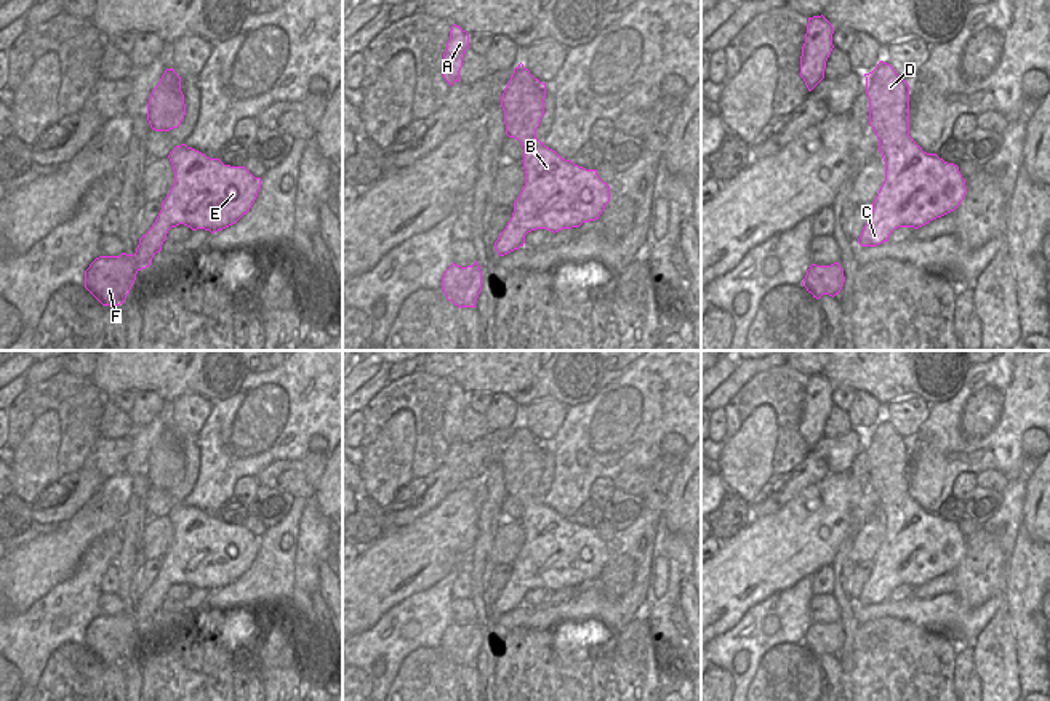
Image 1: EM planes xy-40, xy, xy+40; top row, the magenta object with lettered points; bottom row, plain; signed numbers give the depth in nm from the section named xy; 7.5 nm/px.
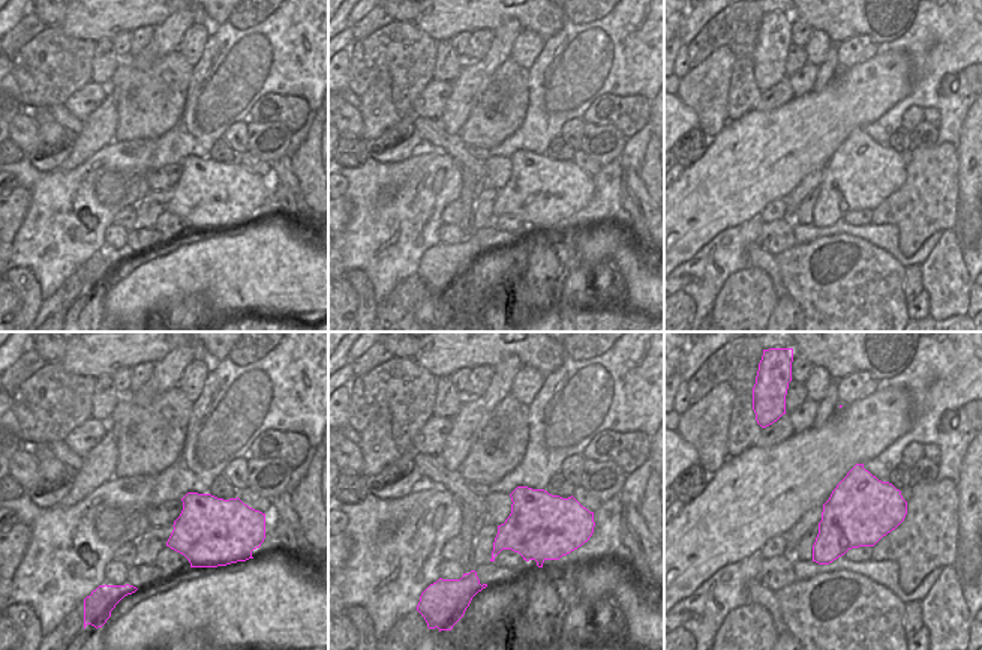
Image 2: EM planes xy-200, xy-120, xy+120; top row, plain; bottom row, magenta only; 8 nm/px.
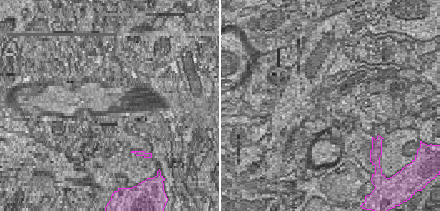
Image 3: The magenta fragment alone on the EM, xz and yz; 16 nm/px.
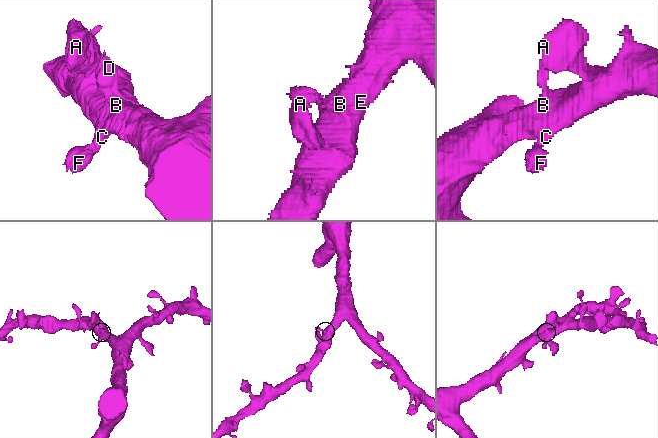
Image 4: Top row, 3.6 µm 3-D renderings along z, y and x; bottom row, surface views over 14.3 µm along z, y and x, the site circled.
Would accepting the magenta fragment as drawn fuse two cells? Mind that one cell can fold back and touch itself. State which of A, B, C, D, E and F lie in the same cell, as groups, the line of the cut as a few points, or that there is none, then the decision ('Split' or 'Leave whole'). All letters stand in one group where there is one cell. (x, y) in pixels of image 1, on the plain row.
Groups: A B C D E F. No split. Leave whole.

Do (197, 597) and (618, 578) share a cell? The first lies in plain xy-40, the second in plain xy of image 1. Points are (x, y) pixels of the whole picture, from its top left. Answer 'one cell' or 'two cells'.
one cell

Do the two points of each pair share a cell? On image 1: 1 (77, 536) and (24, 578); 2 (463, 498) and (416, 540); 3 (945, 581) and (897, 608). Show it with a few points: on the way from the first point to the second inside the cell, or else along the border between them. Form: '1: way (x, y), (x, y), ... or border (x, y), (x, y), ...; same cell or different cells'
1: way (64, 546), (37, 567); same cell
2: way (456, 511), (429, 538); same cell
3: border (951, 592), (941, 592), (927, 599), (913, 597); different cells

